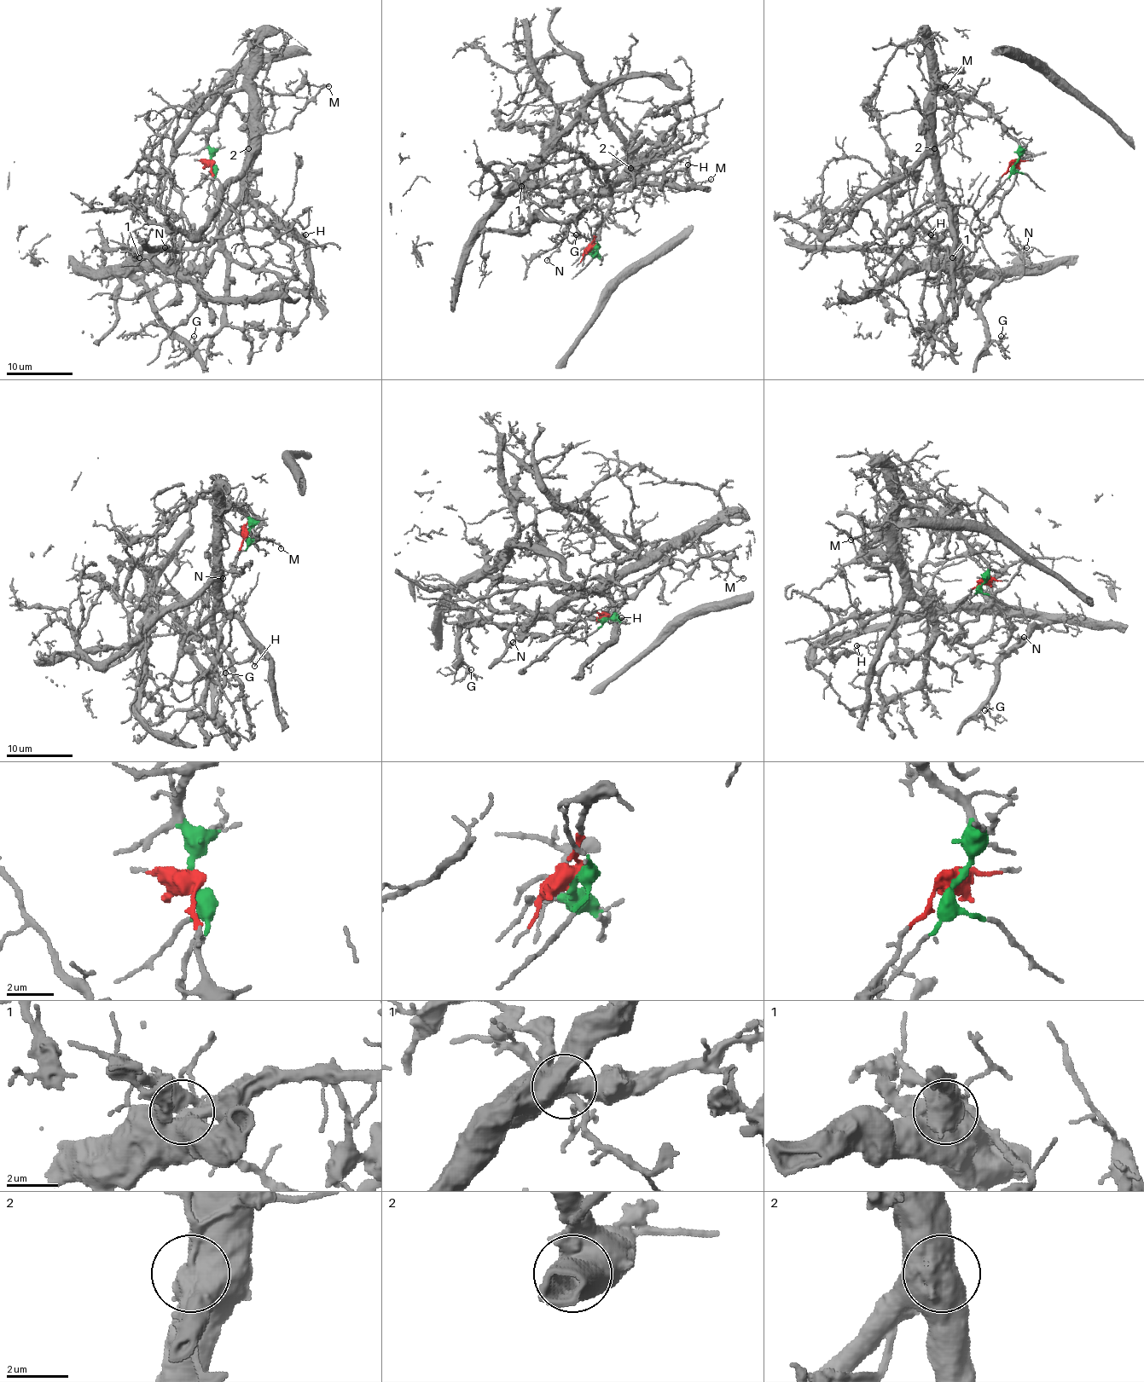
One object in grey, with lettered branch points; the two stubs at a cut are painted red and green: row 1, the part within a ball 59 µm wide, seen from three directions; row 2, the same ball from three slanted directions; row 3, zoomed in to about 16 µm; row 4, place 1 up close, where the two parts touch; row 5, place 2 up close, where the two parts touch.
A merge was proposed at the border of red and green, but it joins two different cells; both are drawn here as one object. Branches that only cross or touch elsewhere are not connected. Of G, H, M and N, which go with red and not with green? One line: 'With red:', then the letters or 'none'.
With red: G, N

